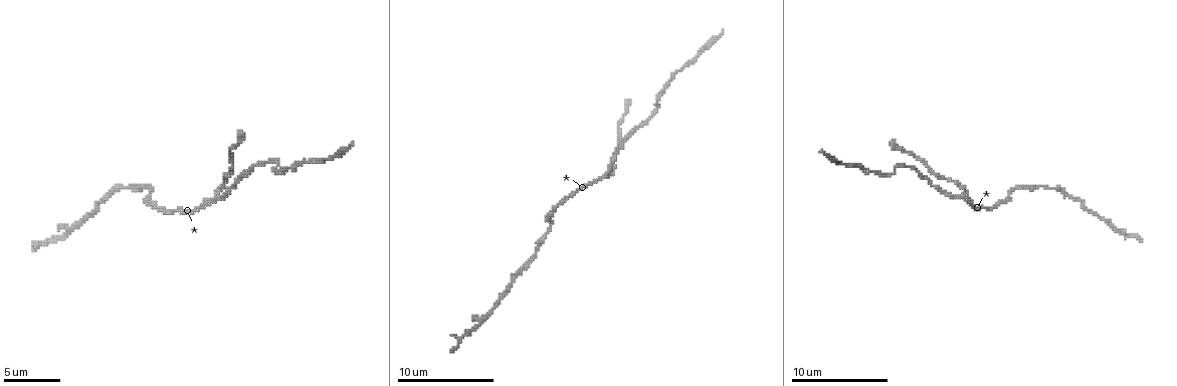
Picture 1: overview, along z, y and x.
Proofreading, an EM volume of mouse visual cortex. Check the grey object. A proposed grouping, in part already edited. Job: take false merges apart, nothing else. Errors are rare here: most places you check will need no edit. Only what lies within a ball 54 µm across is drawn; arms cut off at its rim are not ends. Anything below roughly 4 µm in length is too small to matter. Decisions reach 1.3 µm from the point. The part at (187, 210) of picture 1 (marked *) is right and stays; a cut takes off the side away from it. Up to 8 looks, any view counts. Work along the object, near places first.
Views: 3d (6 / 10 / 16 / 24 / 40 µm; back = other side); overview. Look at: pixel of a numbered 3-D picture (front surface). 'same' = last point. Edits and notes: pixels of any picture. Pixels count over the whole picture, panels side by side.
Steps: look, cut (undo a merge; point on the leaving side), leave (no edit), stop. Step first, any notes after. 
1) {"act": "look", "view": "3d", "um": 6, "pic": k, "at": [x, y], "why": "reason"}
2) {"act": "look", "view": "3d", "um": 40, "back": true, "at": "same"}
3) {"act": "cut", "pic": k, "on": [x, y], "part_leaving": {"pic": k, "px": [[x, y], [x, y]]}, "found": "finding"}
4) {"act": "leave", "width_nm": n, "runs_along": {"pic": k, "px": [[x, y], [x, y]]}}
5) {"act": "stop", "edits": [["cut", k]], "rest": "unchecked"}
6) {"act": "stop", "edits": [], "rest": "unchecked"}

{"act": "look", "view": "3d", "um": 6, "pic": 1, "at": [274, 171], "why": "narrows sharply"}

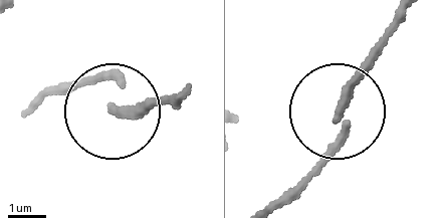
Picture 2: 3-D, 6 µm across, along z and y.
{"act": "leave", "runs_along": {"pic": 2, "px": [[282, 200], [341, 133], [350, 75], [404, 20]]}, "found": "continuous, no second cell"}

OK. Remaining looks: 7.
{"act": "look", "view": "3d", "um": 6, "pic": 1, "at": [216, 195], "why": "three arms meet"}

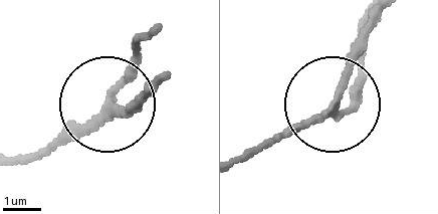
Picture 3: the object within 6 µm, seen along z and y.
{"act": "look", "view": "3d", "um": 6, "back": true, "pic": 3, "at": [335, 101]}

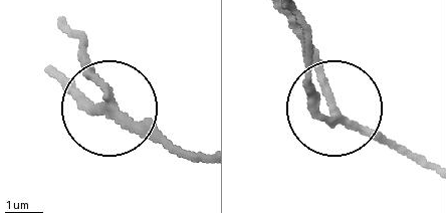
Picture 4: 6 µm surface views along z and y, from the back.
{"act": "cut", "pic": 4, "on": [83, 55], "part_leaving": {"pic": 4, "px": [[329, 122], [310, 76], [304, 19]]}, "found": "a second cell is stuck on"}

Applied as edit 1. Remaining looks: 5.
{"act": "look", "view": "overview"}

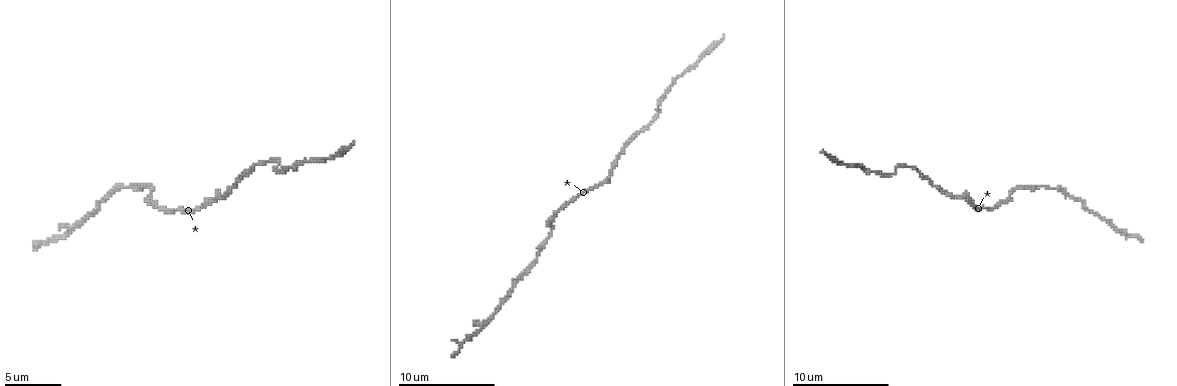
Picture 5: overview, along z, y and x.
{"act": "look", "view": "3d", "um": 10, "pic": 5, "at": [1054, 188], "why": "calibre changes"}

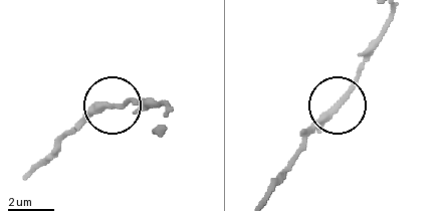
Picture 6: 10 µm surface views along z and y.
{"act": "leave", "width_nm": 210, "runs_along": {"pic": 6, "px": [[166, 118], [166, 106], [131, 99], [96, 108], [69, 129]]}, "found": "one cell here"}

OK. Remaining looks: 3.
{"act": "look", "view": "3d", "um": 10, "pic": 5, "at": [1014, 191], "why": "narrows sharply"}

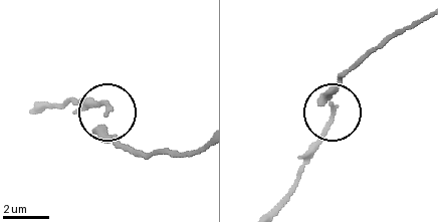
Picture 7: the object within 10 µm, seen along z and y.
{"act": "leave", "runs_along": {"pic": 7, "px": [[404, 28], [343, 77], [329, 130], [298, 168]]}, "found": "all the same cell"}

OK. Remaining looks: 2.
{"act": "stop", "edits": [["cut", 4]], "rest": "unchecked"}

